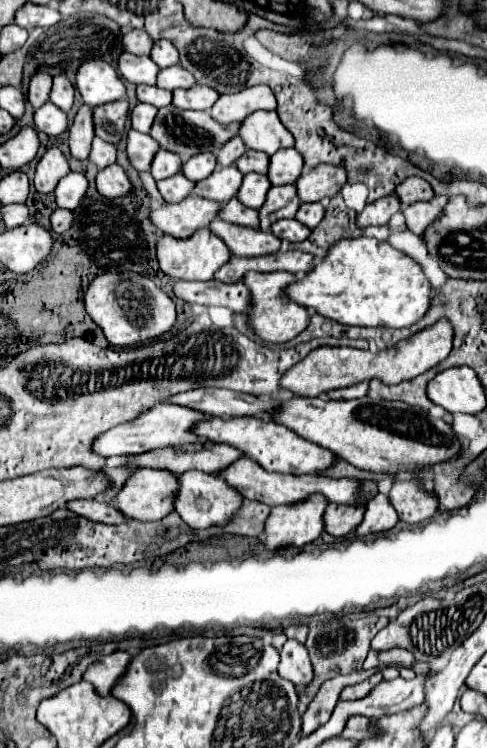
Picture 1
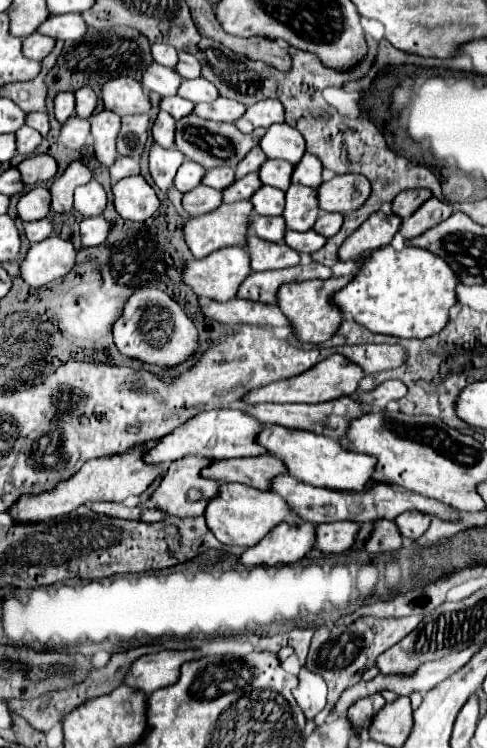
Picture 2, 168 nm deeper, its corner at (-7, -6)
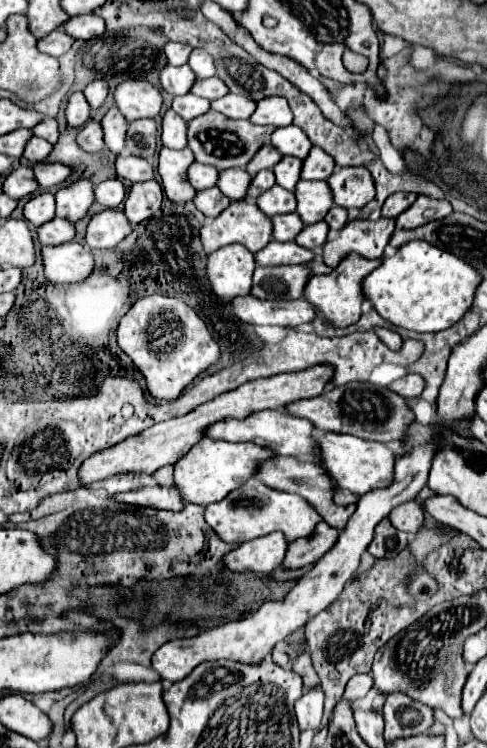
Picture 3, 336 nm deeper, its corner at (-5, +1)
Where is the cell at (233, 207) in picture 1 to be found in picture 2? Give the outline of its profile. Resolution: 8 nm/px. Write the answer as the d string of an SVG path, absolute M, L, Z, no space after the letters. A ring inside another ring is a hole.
M251 216L251 232L269 242L281 242L285 238L287 226L281 216Z

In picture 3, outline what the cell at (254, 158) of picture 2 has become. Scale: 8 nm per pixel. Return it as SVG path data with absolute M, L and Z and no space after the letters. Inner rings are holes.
M267 143L267 145L263 145L257 153L255 153L255 157L249 161L249 165L245 167L247 169L247 173L253 177L257 171L261 171L261 169L271 169L275 163L277 163L277 159L281 159L281 153L277 151L275 153L275 149Z

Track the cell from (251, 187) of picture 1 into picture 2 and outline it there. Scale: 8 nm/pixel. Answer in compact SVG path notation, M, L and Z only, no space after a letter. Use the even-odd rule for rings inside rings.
M263 186L259 192L255 192L255 196L251 196L251 202L257 214L281 216L285 204L285 192L273 186Z

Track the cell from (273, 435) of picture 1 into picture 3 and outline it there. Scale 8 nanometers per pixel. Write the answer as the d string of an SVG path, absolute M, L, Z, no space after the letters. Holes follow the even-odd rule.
M321 431L317 433L317 447L319 447L319 455L317 455L317 463L327 471L327 475L333 479L333 483L343 489L343 491L351 491L355 495L363 495L369 493L373 489L381 489L385 485L389 485L391 477L393 477L393 461L395 461L395 453L385 447L383 443L377 441L365 441L353 435L341 435L341 433L331 433L331 431Z

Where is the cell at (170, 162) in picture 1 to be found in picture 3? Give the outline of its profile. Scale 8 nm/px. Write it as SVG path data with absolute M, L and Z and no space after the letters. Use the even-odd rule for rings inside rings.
M193 161L187 169L187 179L195 189L207 189L217 183L217 169L213 169L213 165Z

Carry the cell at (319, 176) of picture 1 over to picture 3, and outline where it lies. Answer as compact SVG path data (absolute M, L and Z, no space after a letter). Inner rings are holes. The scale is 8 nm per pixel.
M343 167L327 179L335 205L365 207L375 197L371 173L365 167Z

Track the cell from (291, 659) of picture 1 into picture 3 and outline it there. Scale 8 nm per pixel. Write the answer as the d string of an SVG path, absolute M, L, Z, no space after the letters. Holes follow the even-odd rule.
M313 687L301 695L295 703L295 715L301 729L319 729L321 715L323 715L323 691Z

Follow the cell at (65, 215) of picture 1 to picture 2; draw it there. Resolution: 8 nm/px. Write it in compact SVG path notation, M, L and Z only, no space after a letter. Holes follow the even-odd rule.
M91 216L81 222L81 242L87 248L101 246L107 240L107 232L111 230L111 224L103 216Z

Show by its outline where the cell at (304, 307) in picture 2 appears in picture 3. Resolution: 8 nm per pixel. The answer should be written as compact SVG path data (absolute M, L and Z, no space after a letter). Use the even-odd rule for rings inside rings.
M353 253L345 261L341 261L341 265L337 269L333 269L329 275L313 275L307 281L307 285L305 285L303 299L307 303L311 303L319 315L325 317L325 323L329 323L333 327L353 325L355 321L359 321L359 317L361 317L361 303L365 301L363 293L361 293L361 281L377 265L379 265L379 261L369 261L369 259L357 257Z

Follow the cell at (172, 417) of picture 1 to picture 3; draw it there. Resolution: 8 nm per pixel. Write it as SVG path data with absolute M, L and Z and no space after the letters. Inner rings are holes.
M281 409L275 411L255 411L251 415L247 415L245 419L221 419L213 425L209 425L203 433L203 437L207 439L223 439L223 441L249 441L255 443L259 447L271 449L273 453L281 453L281 455L293 455L293 457L315 457L317 455L317 445L313 441L313 425L305 419L297 419L291 417L287 413L283 413Z

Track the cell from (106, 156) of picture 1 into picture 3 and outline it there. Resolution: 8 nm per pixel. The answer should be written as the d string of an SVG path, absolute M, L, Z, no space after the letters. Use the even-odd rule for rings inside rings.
M117 157L115 161L115 169L117 169L117 175L121 179L127 179L131 183L137 183L137 181L145 181L145 179L153 179L153 167L147 159L143 157Z

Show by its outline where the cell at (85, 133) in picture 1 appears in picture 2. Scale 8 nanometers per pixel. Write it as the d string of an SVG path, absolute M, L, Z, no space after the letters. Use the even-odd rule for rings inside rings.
M103 110L95 116L91 116L89 122L91 122L91 136L93 136L95 156L101 164L111 166L117 160L115 140L119 136L121 118L111 110Z

